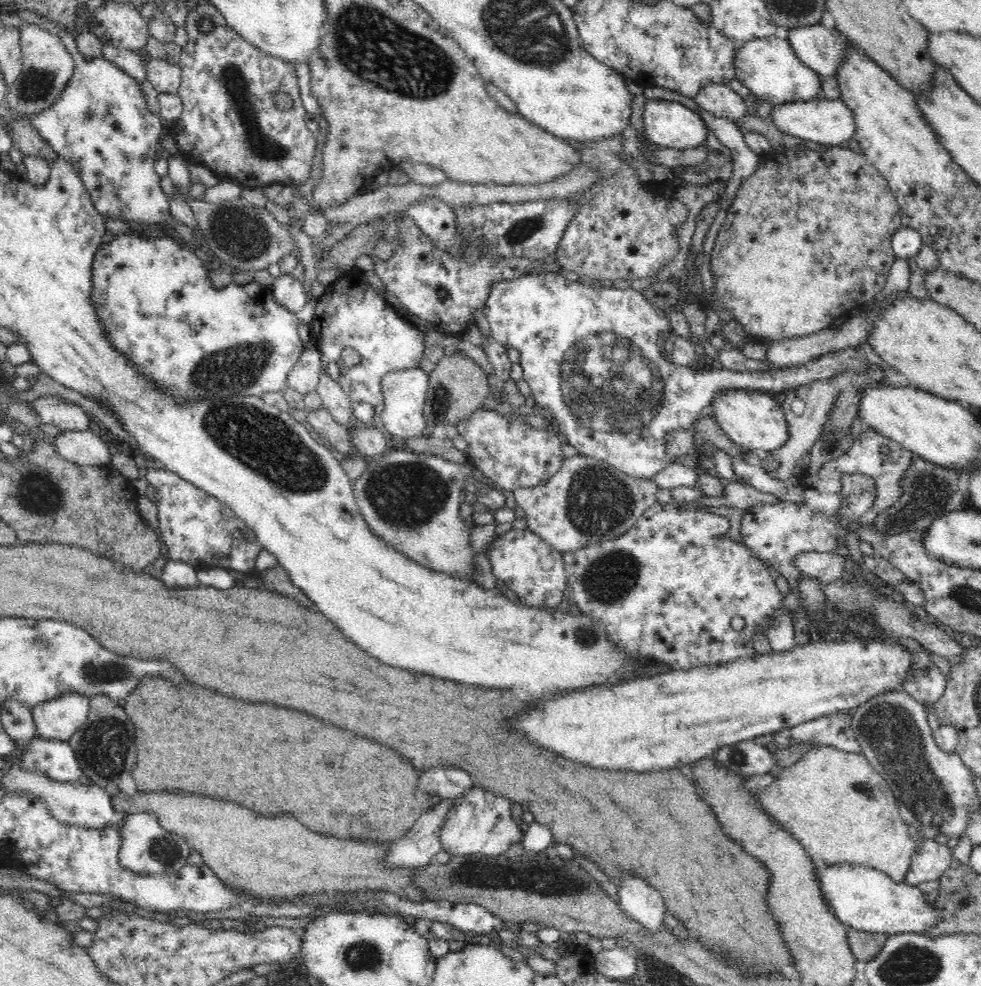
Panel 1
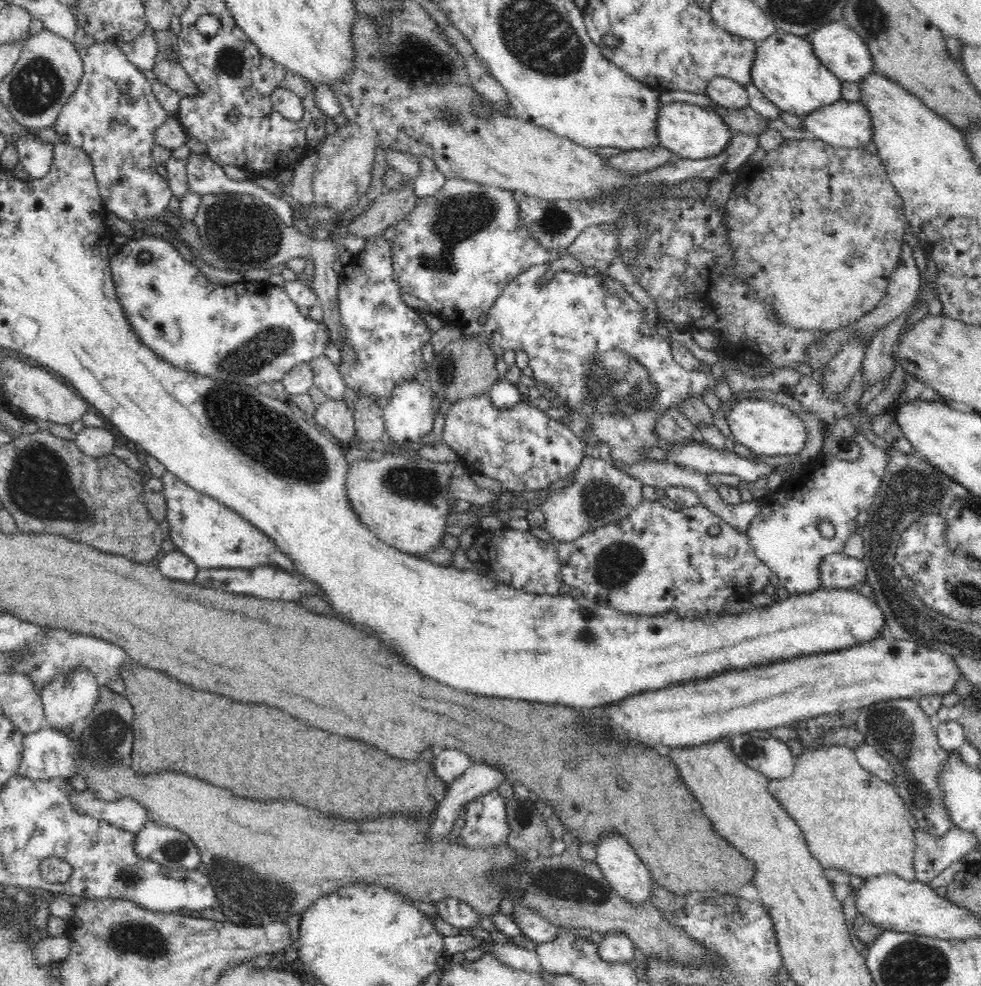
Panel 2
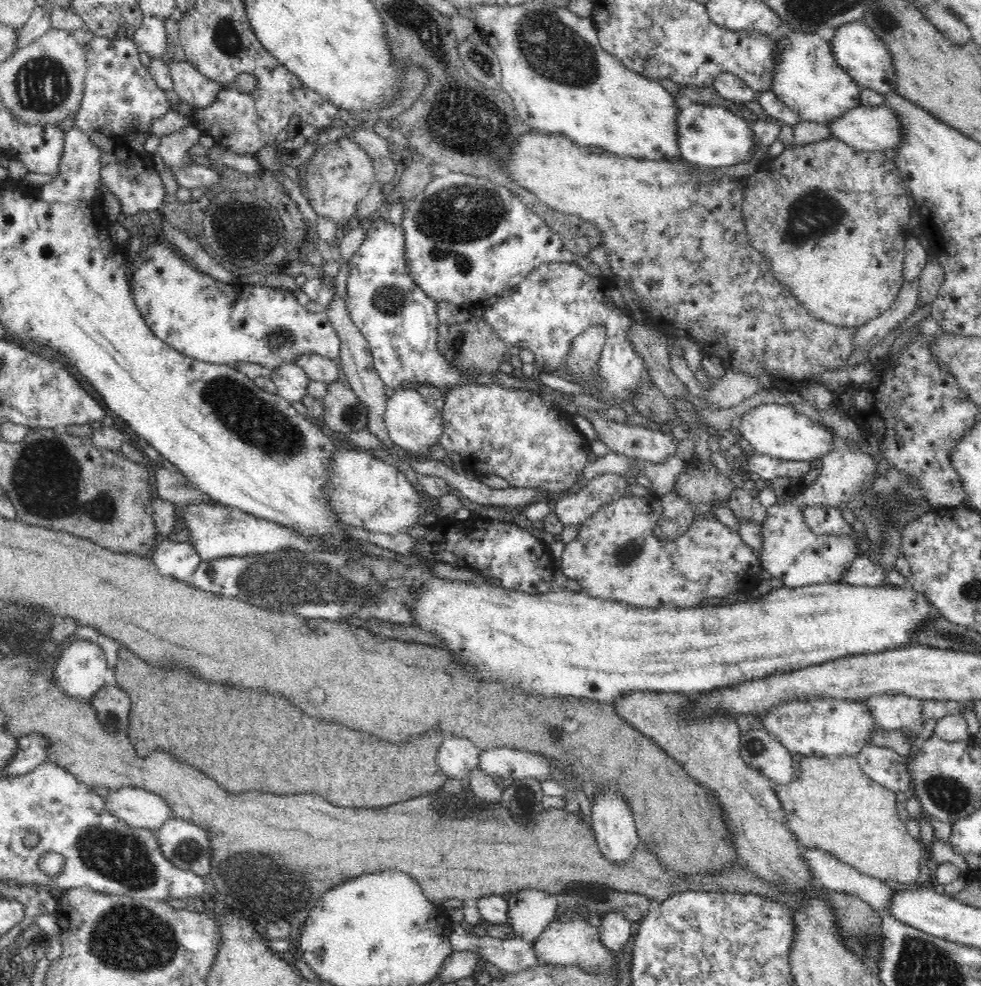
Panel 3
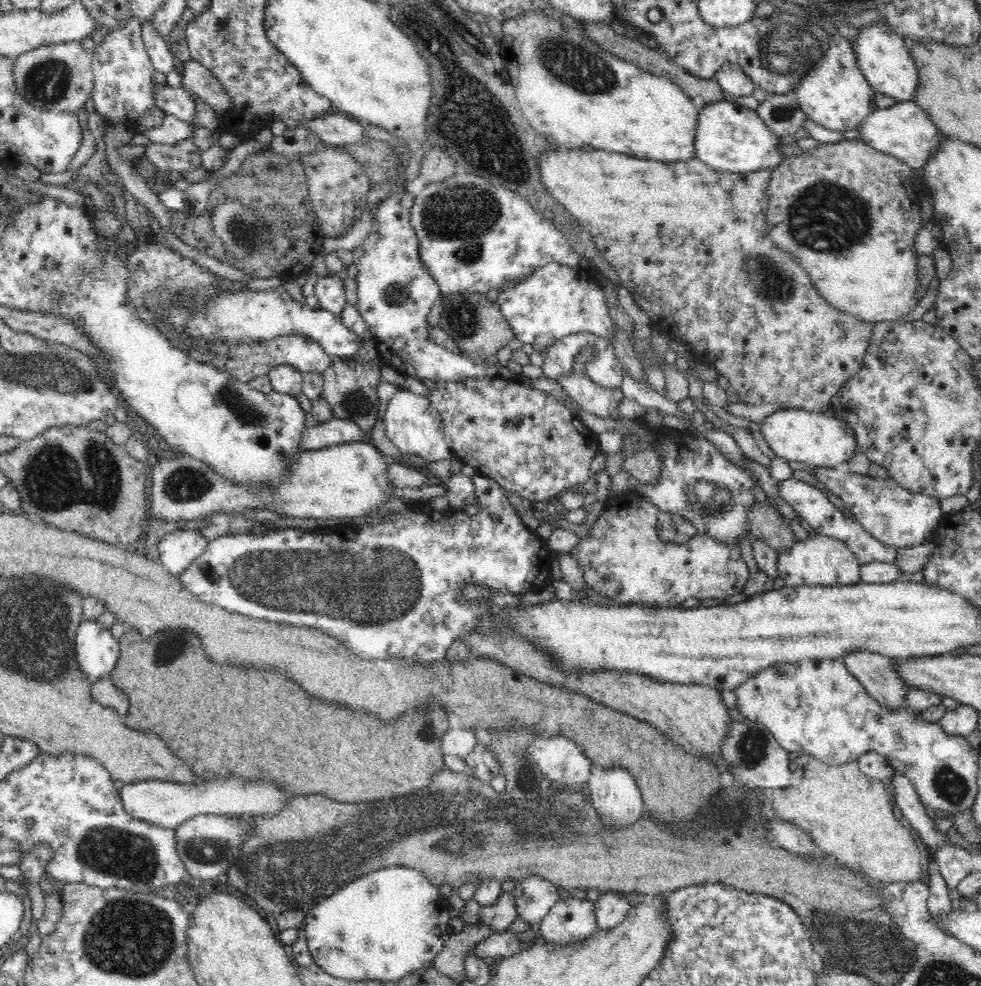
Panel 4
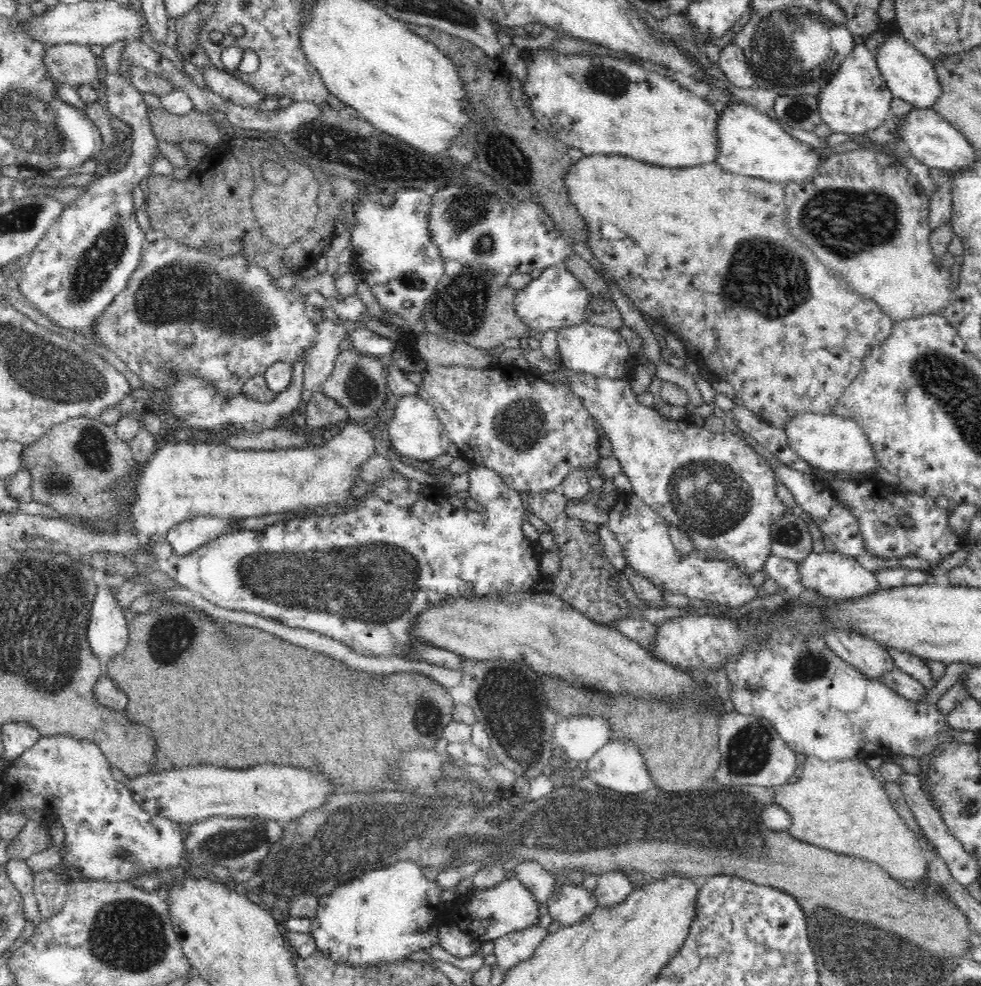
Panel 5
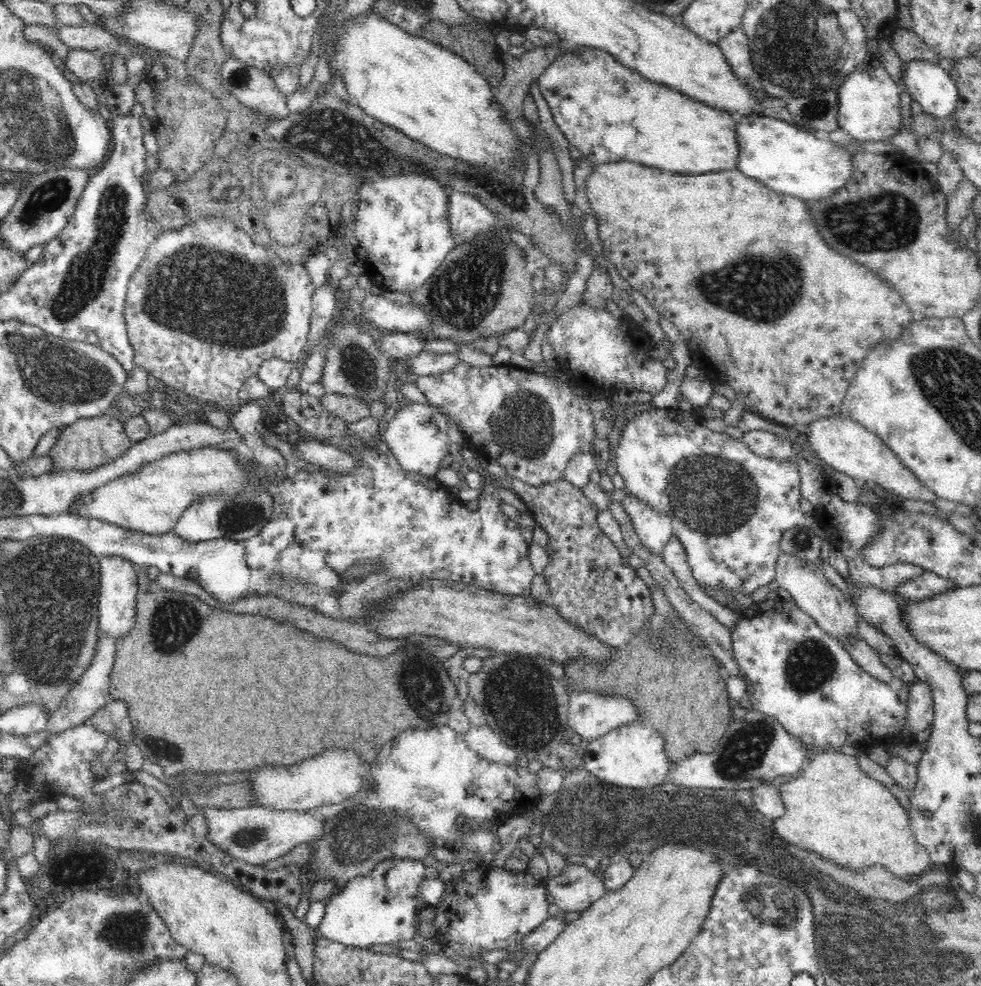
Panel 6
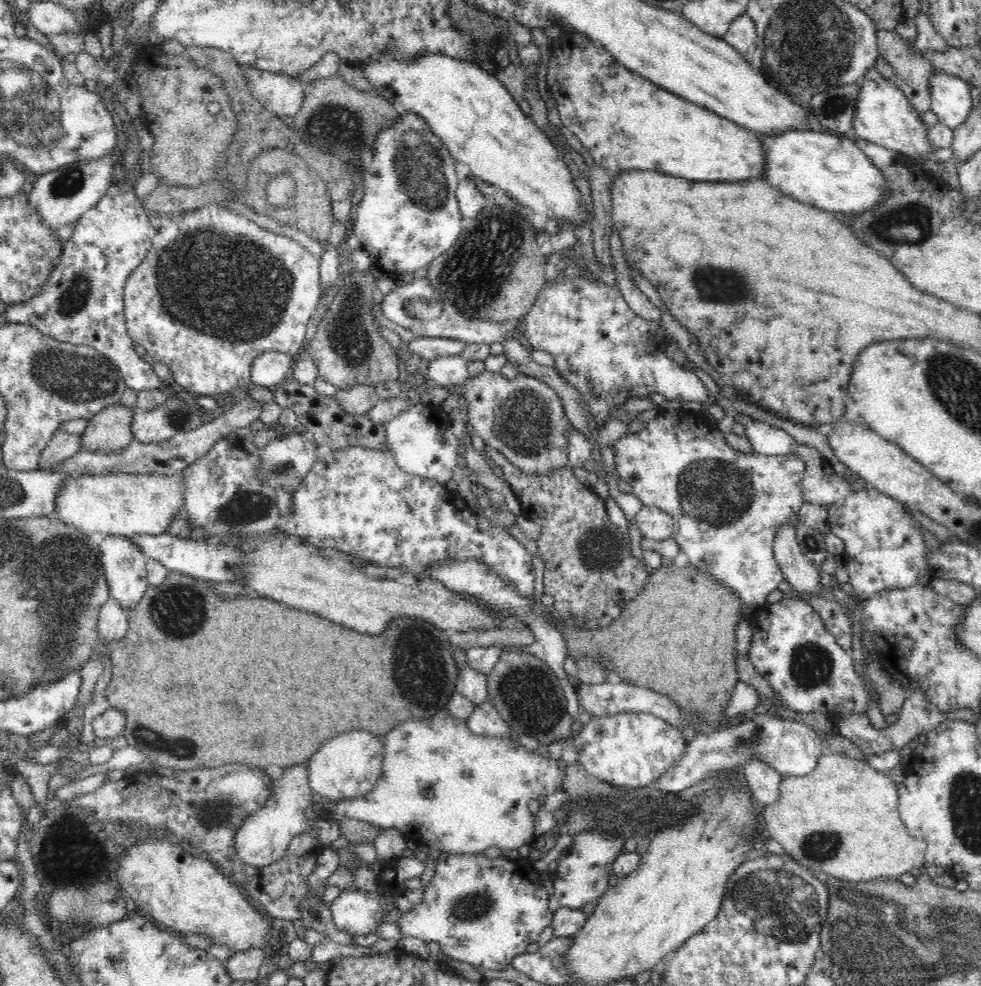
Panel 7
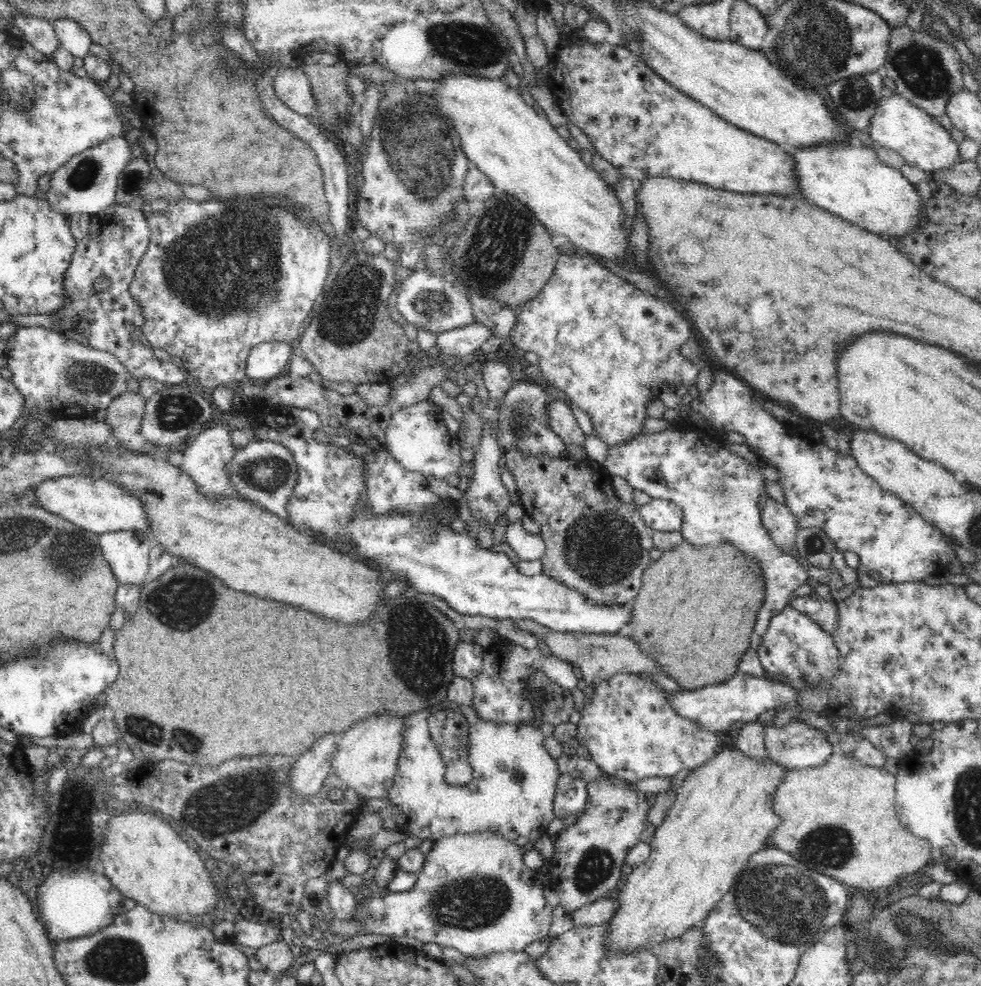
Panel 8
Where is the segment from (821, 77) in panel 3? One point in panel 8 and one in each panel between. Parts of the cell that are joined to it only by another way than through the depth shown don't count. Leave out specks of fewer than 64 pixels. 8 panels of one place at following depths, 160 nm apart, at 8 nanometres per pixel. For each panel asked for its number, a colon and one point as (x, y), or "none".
4: (834, 93)
5: (856, 99)
6: (869, 108)
7: (884, 116)
8: (897, 124)

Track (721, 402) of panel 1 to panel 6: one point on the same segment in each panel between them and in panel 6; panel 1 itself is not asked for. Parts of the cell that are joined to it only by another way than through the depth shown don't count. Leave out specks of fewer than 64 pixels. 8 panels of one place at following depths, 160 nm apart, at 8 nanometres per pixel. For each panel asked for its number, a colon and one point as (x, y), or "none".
2: (768, 428)
3: (780, 431)
4: (819, 439)
5: (829, 442)
6: (846, 446)

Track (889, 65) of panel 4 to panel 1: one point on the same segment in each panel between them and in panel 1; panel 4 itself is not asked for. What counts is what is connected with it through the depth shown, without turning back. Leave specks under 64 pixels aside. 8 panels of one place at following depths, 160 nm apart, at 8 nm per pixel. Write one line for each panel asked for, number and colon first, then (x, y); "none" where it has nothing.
1: (822, 50)
2: (839, 48)
3: (856, 48)

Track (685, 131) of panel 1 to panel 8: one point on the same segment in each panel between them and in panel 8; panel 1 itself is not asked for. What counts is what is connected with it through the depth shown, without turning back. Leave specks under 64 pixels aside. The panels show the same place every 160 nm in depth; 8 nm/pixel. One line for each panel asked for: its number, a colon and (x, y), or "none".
2: (692, 132)
3: (715, 136)
4: (729, 137)
5: (748, 143)
6: (804, 164)
7: (830, 172)
8: (851, 182)

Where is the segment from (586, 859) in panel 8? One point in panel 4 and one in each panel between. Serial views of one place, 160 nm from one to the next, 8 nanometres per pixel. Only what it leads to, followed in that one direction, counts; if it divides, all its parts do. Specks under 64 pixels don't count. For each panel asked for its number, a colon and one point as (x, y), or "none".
4: (570, 921)
5: (569, 904)
6: (576, 888)
7: (583, 869)

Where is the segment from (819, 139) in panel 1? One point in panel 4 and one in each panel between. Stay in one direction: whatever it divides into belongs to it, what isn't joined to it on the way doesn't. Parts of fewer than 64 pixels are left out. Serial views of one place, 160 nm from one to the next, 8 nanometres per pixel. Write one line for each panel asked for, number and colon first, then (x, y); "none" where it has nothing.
2: (845, 124)
3: (872, 128)
4: (903, 130)

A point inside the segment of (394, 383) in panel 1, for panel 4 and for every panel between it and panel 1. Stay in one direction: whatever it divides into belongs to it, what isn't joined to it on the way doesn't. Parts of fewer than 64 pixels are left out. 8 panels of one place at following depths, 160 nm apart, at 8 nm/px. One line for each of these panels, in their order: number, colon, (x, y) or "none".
2: (408, 417)
3: (412, 424)
4: (414, 426)

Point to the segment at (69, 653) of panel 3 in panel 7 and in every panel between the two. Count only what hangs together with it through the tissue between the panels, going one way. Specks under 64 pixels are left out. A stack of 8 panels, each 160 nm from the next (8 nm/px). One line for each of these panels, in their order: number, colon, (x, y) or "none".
4: (97, 649)
5: (108, 633)
6: (119, 585)
7: (124, 563)

